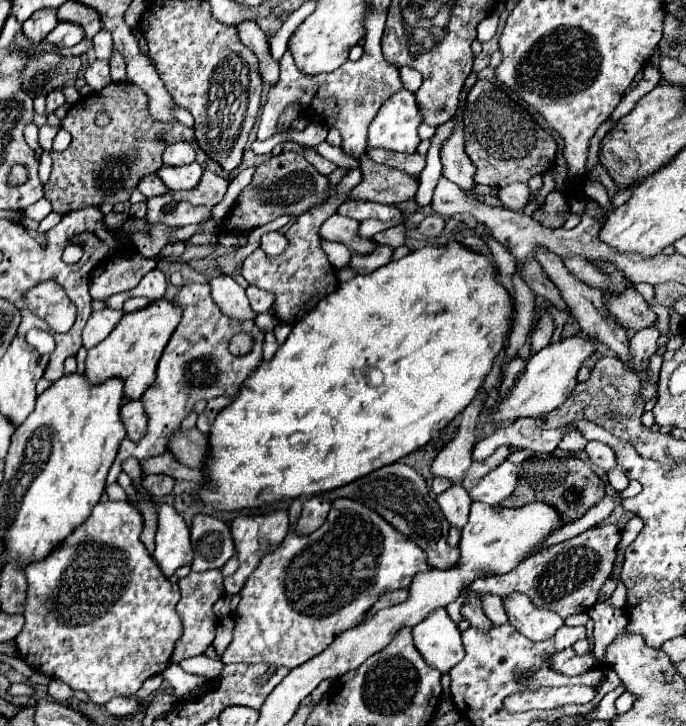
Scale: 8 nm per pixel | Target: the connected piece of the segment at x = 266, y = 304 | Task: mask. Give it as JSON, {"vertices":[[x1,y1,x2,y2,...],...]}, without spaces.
{"vertices":[[249,286,247,288,247,298,249,298,249,304,251,304,251,310,255,314,261,314,261,312,267,312,273,304,273,294,265,292,265,290,257,290,255,286]]}

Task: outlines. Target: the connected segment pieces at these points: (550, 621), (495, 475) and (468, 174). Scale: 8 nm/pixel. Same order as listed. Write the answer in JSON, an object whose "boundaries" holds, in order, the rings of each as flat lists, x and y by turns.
{"boundaries":[[[511,594,503,600,503,604,509,614,511,626,515,626,529,640,543,642,563,626,563,618,559,614,535,608,525,594]],[[503,462,499,468,491,470,485,478,481,478,481,482,469,492,469,496,491,506,501,504,517,488,517,470,519,464]],[[463,108,455,112,451,118,453,132,441,146,441,164,443,164,443,176,451,182,455,182,461,190,471,190,473,186,473,174,475,166,471,164,469,156,463,150,465,140,465,128,463,128]]]}

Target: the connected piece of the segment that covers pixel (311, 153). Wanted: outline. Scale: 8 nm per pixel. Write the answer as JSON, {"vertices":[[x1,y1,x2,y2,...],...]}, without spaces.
{"vertices":[[305,148,305,158,319,170,319,172,323,172,323,174,331,174,337,166,333,164,333,162,329,162,329,160,325,160,323,156,319,156,315,150,311,150,311,148]]}

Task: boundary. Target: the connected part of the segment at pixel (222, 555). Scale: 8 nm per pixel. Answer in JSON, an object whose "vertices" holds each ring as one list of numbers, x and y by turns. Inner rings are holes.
{"vertices":[[195,514,191,522,191,544,193,544,193,572,221,568,233,554,231,530,225,522,209,516]]}

